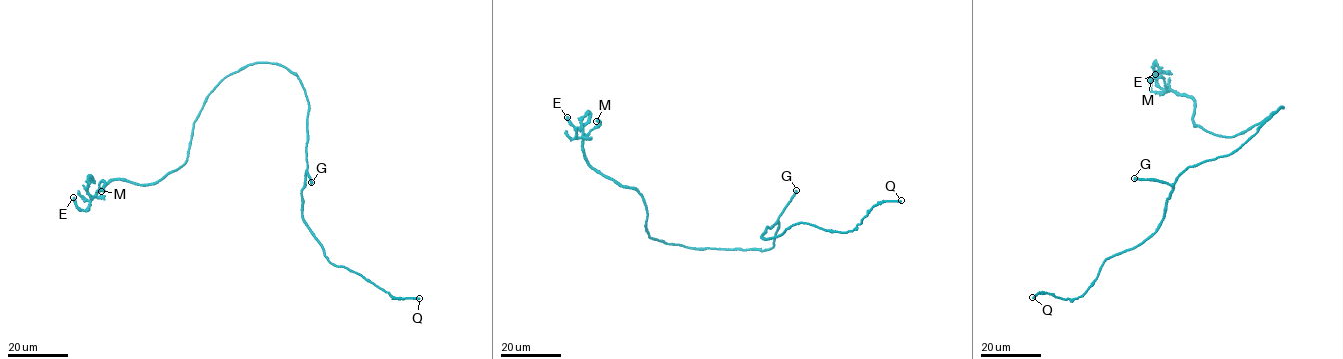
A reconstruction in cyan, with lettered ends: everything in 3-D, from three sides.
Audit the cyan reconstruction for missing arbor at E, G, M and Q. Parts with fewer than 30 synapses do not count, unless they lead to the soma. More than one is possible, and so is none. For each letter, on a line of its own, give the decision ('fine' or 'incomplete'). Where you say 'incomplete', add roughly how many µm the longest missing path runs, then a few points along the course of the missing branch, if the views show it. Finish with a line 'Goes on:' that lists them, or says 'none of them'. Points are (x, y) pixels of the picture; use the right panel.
E: fine
G: incomplete | 45 µm | (1134, 178), (1088, 184), (1064, 168), (1039, 187), (1039, 184)
M: fine
Q: fine
Goes on: G

